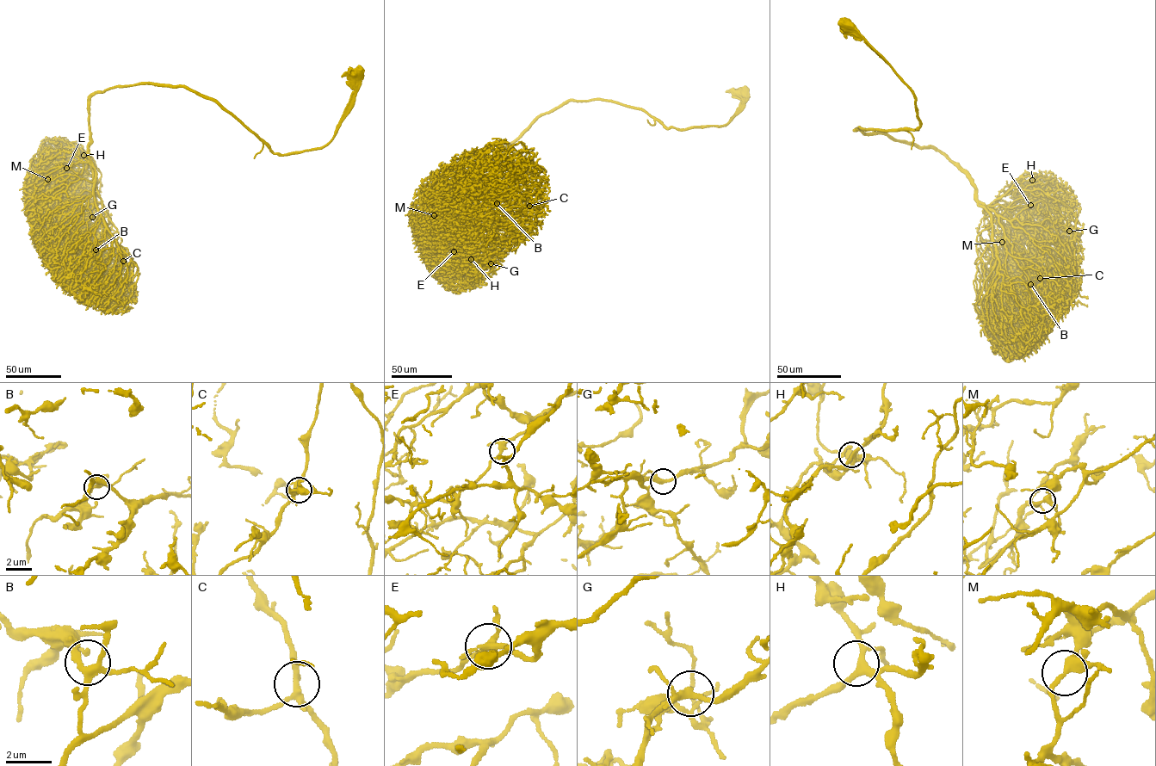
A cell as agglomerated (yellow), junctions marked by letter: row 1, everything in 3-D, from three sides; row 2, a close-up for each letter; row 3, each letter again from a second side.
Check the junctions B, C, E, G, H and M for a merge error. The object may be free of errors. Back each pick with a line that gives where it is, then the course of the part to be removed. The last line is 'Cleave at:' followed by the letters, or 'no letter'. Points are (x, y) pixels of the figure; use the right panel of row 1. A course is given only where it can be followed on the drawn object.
Cleave at: no letter

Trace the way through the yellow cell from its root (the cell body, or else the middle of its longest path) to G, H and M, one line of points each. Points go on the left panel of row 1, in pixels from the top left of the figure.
G: (358, 71), (327, 144), (282, 155), (185, 88), (147, 83), (93, 95), (88, 157), (104, 210), (92, 217)
H: (358, 71), (349, 108), (320, 148), (274, 153), (214, 101), (147, 83), (91, 96), (83, 155)
M: (358, 71), (327, 144), (282, 155), (185, 88), (147, 83), (96, 93), (83, 171), (47, 180)

